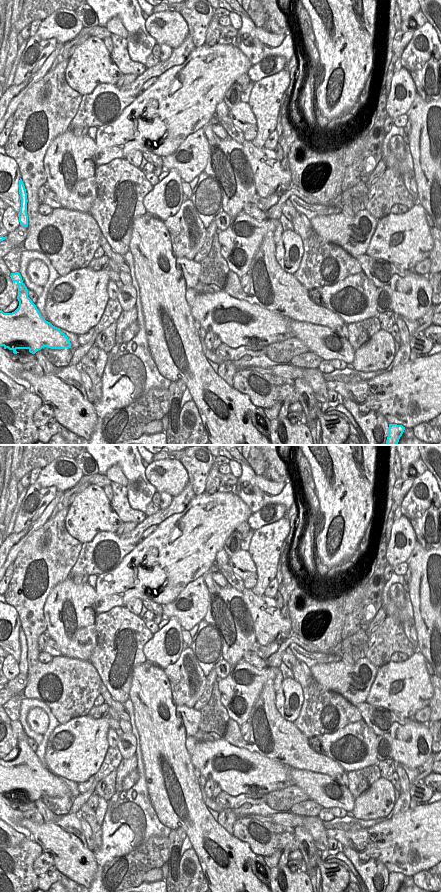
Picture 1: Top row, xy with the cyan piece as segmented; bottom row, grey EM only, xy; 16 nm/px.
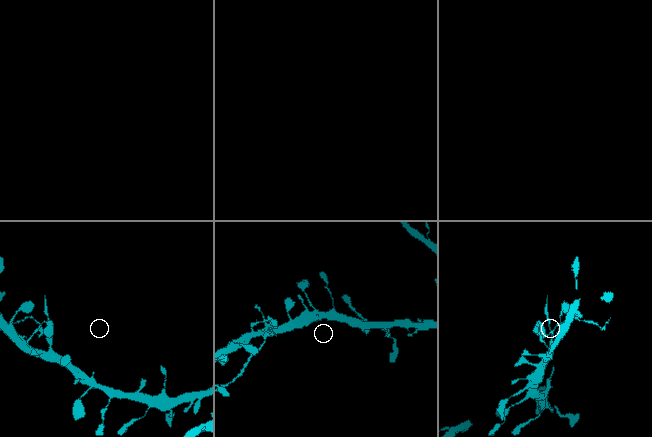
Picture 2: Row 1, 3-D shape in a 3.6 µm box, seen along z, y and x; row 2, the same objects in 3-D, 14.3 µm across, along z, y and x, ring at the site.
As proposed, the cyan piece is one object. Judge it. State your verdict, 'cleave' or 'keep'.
cleave

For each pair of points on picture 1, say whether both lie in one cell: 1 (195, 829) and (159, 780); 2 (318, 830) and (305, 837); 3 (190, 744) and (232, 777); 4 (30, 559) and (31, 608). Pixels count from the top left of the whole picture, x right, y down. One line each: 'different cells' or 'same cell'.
1: same cell
2: different cells
3: same cell
4: same cell

